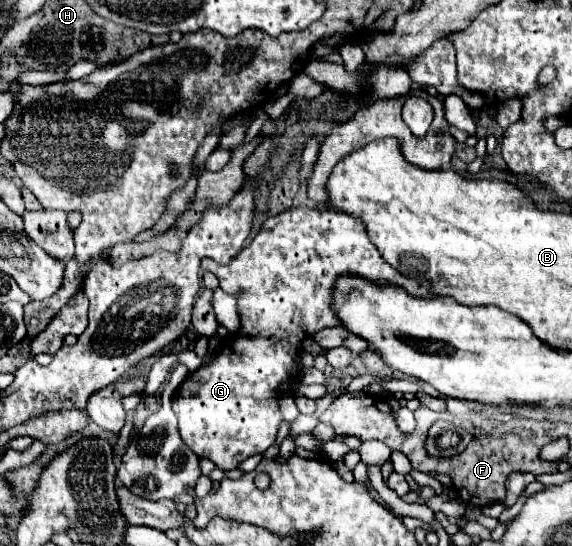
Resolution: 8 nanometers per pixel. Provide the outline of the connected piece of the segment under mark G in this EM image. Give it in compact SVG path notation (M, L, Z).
M293 206L277 216L267 218L253 242L247 244L229 264L217 264L215 260L203 258L201 268L213 272L219 278L219 288L223 292L235 294L237 290L243 290L237 300L241 326L235 334L231 334L231 338L225 336L221 340L221 348L213 352L209 364L201 366L185 378L185 382L177 390L177 396L187 394L187 406L175 400L173 410L179 418L179 434L183 442L201 458L209 458L217 468L225 472L239 468L245 458L263 454L269 446L275 444L277 428L283 420L277 398L287 394L285 388L291 388L295 380L301 380L301 342L305 338L311 338L325 326L341 326L339 316L331 308L335 284L341 276L353 274L371 282L397 284L415 298L433 296L429 280L409 278L395 270L387 260L383 260L381 252L369 240L365 224L359 218L309 206Z

